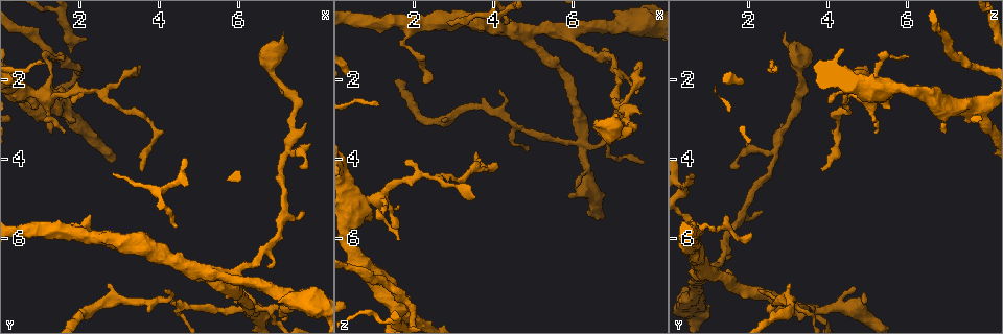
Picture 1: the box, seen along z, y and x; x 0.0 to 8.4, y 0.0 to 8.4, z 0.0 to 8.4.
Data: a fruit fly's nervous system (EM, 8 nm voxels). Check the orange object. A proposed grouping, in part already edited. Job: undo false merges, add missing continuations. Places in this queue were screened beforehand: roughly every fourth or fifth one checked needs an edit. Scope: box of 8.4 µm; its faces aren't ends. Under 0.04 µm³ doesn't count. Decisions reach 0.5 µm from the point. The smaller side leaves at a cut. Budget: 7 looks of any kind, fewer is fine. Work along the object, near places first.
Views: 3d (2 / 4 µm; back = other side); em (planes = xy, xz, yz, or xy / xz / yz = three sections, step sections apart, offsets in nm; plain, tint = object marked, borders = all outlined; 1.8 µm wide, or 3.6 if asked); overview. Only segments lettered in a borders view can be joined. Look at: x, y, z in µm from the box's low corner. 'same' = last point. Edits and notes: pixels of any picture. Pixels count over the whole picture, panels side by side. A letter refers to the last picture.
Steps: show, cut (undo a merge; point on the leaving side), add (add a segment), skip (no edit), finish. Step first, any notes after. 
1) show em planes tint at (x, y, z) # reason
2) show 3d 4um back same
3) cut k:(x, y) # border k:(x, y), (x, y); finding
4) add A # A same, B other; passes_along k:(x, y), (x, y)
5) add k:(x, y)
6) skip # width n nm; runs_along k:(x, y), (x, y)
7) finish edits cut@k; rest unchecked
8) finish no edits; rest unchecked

show em planes borders at (0.90, 2.75, 5.50) # an open end

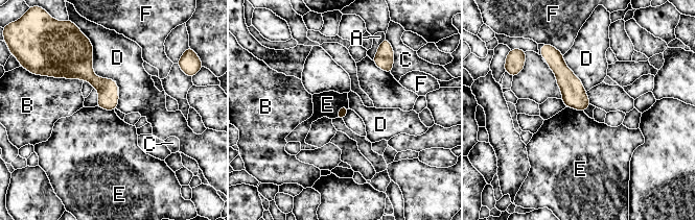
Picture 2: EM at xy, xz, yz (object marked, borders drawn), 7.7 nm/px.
skip # longest_contact D 380 nm; A other, B other, C other, D other, E other, F other; none of them fits

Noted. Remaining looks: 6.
show em planes borders at (7.15, 0.80, 2.95) # branch stops here

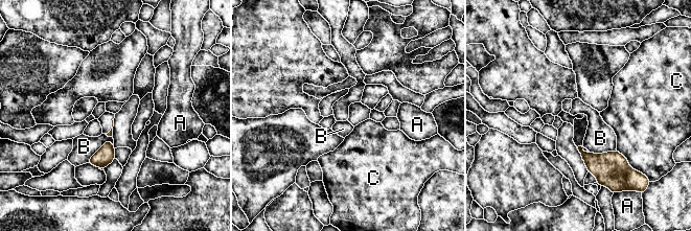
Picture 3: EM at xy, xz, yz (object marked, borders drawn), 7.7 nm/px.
skip # A other, B other, C other; border 3:(113, 143), (107, 140), (87, 162); none of them fits

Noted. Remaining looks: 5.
show em planes borders at (3.60, 4.30, 3.85) # end of a long branch

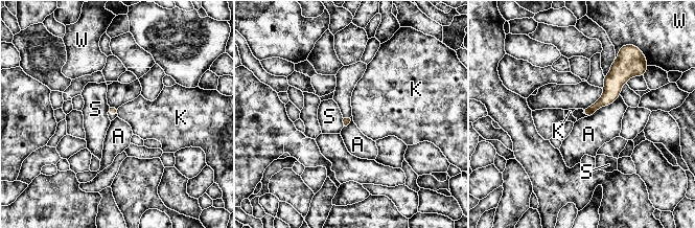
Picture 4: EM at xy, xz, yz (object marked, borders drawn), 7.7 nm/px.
skip # A other, K other, S other, W other; no lettered segment goes on from it

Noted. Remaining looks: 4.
finish no edits; rest unchecked

